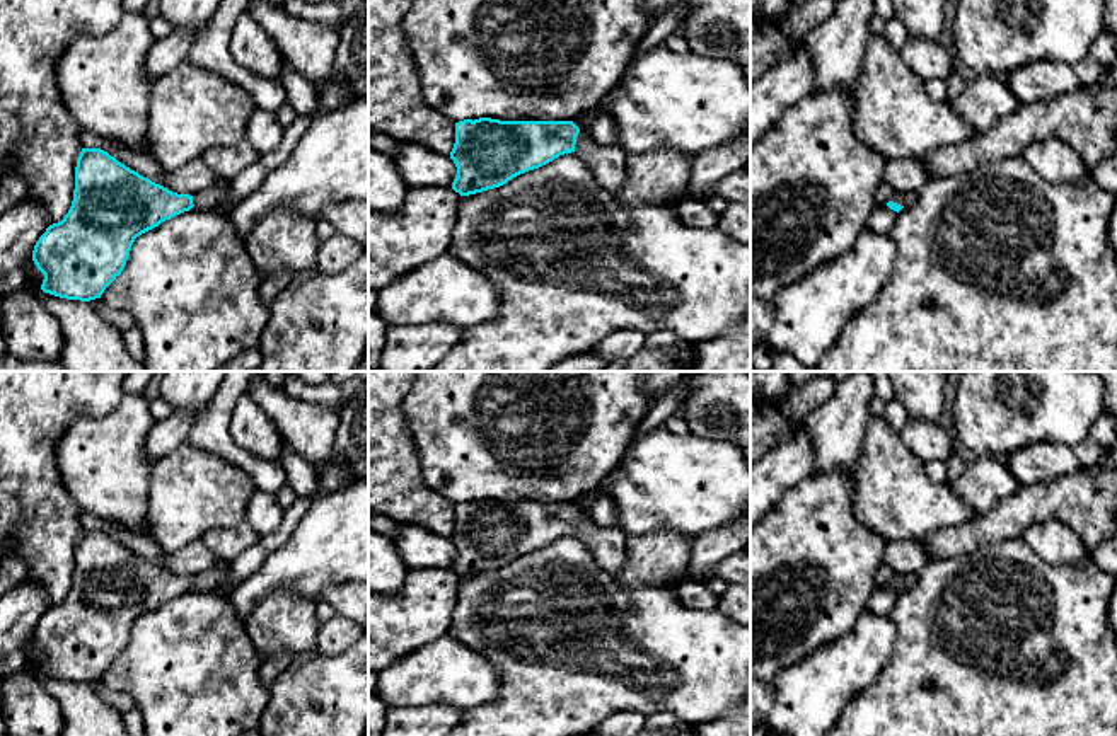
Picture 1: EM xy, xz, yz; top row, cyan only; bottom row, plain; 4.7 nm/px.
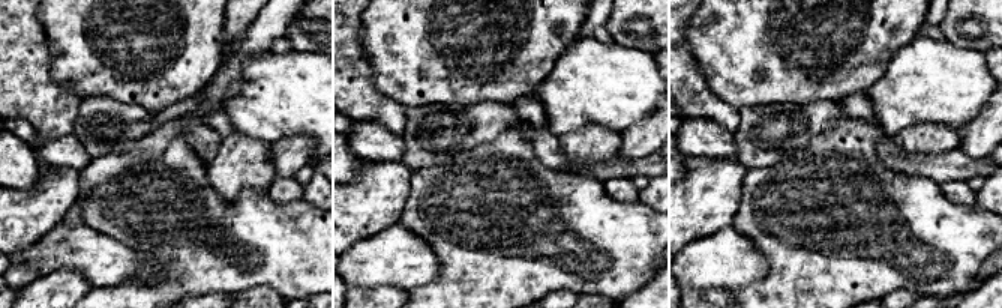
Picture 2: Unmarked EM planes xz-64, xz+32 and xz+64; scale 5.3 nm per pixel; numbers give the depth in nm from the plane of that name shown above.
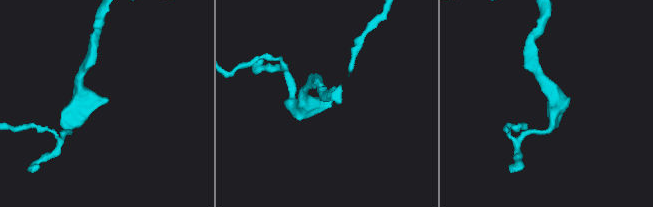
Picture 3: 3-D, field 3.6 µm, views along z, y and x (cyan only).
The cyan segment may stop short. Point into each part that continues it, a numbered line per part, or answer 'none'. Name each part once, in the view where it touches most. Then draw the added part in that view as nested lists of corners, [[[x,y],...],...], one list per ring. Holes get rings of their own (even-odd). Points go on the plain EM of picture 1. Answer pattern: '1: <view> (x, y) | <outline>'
1: xz (607, 544) | [[[580,513],[575,533],[592,550],[595,561],[611,574],[626,564],[626,535],[617,526],[600,526],[588,515]]]

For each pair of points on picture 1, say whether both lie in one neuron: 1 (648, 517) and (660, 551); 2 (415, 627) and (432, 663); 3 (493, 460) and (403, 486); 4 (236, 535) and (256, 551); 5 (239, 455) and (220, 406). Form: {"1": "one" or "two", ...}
{"1": "two", "2": "two", "3": "two", "4": "two", "5": "one"}

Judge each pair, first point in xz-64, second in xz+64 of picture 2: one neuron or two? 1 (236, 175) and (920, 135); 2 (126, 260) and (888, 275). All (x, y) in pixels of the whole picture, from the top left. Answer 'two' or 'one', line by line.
1: one
2: two

